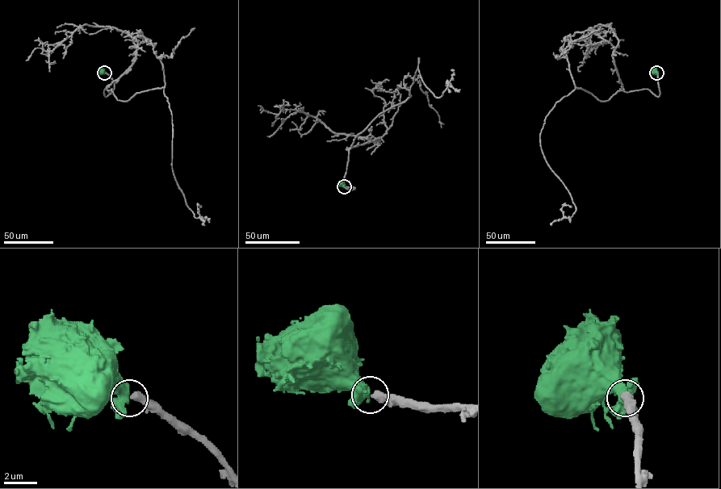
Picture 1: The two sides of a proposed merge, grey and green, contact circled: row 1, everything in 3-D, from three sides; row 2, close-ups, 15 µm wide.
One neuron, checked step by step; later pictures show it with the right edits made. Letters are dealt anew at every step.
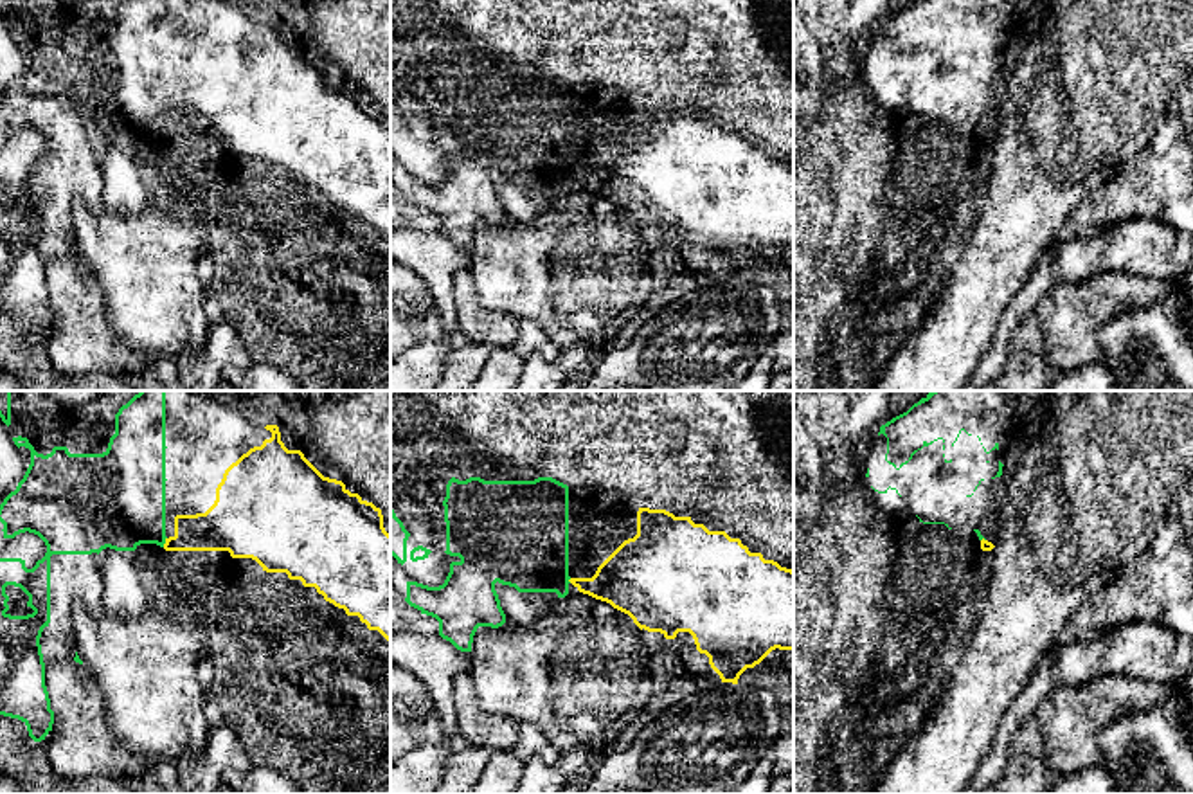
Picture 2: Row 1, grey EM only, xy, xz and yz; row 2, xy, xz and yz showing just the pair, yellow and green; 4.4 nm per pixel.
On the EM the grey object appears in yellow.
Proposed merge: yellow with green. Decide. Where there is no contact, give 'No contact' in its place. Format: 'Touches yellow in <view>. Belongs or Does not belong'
Touches yellow in xy. Belongs

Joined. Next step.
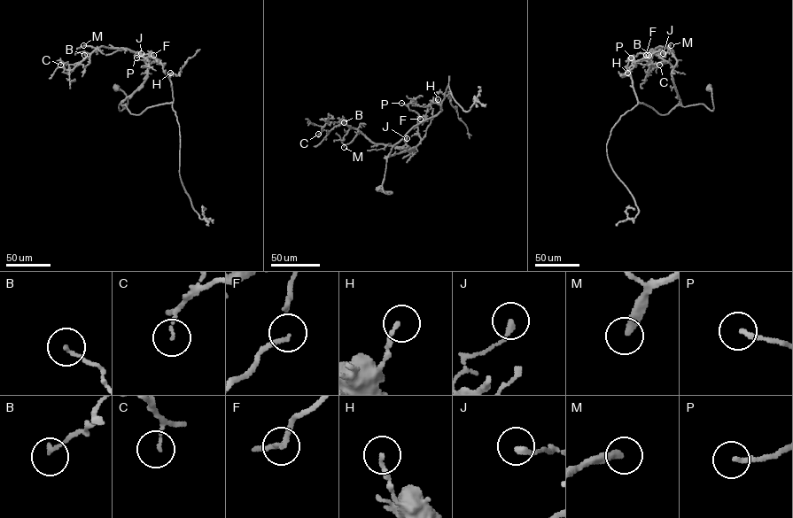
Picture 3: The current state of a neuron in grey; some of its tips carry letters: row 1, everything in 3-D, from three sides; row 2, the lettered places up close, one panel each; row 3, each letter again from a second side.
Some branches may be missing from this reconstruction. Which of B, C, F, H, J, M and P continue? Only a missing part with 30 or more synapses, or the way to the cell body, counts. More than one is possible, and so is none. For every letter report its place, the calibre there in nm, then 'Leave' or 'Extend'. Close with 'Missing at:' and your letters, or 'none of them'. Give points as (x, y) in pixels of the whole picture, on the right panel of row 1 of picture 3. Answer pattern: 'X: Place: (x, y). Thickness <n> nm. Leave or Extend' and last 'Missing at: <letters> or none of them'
B: Place: (649, 55). Thickness 100 nm. Leave
C: Place: (659, 65). Thickness 90 nm. Leave
F: Place: (646, 55). Thickness 110 nm. Extend
H: Place: (627, 73). Thickness 150 nm. Leave
J: Place: (663, 53). Thickness 220 nm. Leave
M: Place: (671, 45). Thickness 340 nm. Extend
P: Place: (631, 57). Thickness 180 nm. Leave
Missing at: F, M

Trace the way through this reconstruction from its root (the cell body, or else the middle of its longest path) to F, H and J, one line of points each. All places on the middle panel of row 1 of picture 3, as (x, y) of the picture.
F: (378, 189), (392, 193), (382, 186), (391, 149), (440, 105), (431, 100), (420, 119)
H: (378, 189), (392, 193), (385, 193), (382, 186), (391, 149), (414, 127), (441, 111), (436, 102), (438, 99)
J: (378, 189), (392, 193), (383, 189), (384, 158), (413, 148), (412, 153), (401, 147), (407, 138)

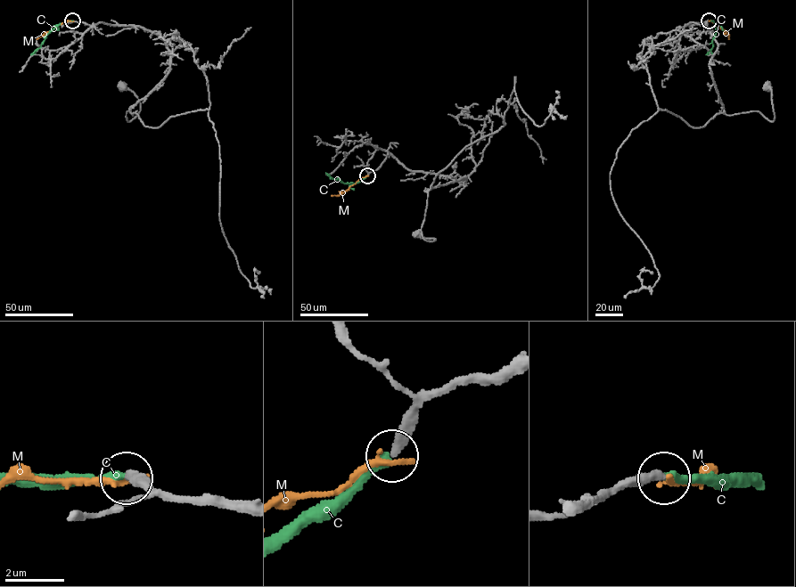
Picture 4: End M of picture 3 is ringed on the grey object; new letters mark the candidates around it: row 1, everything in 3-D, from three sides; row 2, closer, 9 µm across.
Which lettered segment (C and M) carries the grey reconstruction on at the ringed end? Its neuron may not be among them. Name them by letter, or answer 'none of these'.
C

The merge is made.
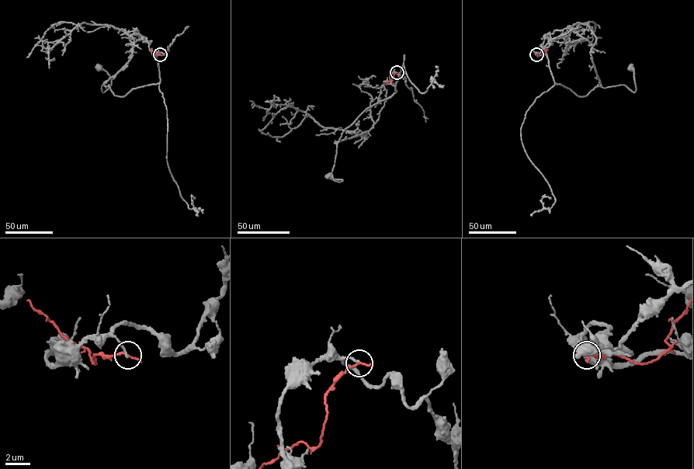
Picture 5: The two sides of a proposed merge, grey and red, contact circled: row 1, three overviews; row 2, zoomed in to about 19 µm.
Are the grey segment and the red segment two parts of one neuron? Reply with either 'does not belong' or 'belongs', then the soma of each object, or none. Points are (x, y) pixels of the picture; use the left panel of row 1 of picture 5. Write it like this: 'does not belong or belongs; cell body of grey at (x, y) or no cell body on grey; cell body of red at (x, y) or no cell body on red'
does not belong; cell body of grey at (98, 67); no cell body on red

